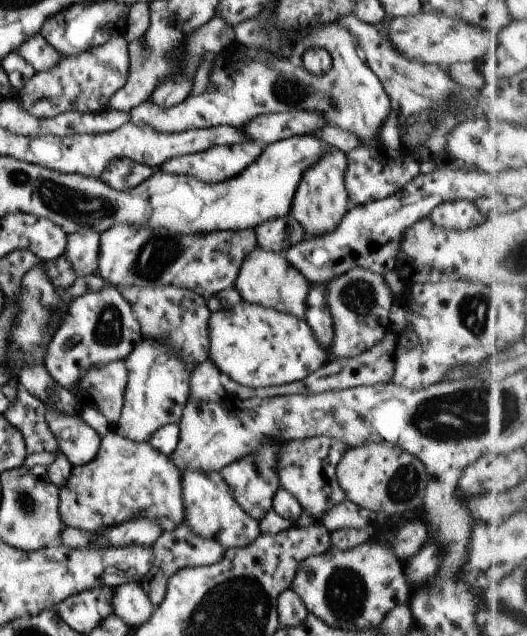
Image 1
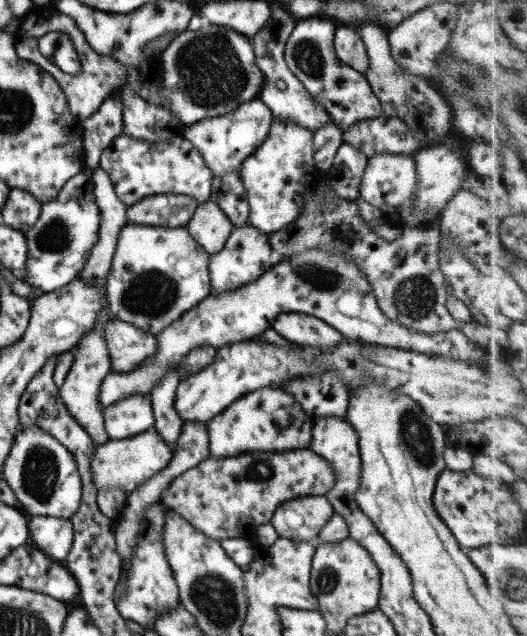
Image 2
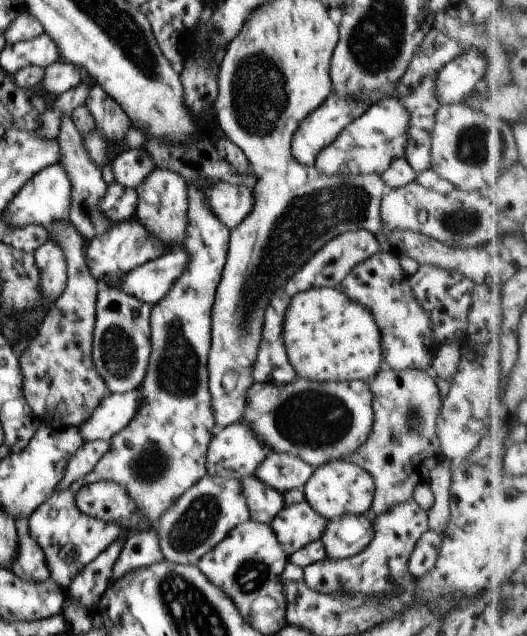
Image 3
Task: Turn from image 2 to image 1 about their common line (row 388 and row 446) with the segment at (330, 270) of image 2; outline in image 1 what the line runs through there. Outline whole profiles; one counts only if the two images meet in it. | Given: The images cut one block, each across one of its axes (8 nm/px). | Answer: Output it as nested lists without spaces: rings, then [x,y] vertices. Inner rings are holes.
[[[112,429],[101,437],[101,445],[94,459],[88,464],[72,467],[70,477],[59,489],[59,515],[64,526],[88,532],[101,531],[102,528],[113,527],[135,517],[154,517],[163,532],[170,532],[182,524],[184,518],[181,477],[180,469],[171,456],[157,451],[149,442],[128,440]]]

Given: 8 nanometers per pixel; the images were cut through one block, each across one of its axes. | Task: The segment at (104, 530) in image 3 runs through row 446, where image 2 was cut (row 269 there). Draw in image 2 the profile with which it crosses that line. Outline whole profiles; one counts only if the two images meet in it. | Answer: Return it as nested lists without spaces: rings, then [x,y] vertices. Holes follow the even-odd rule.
[[[126,223],[105,278],[109,312],[150,335],[161,333],[211,294],[209,256],[184,227]]]

